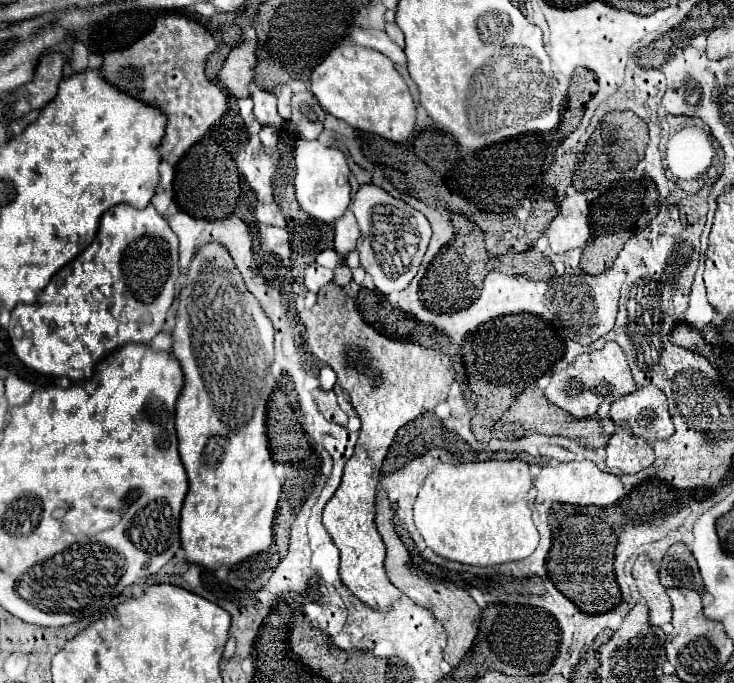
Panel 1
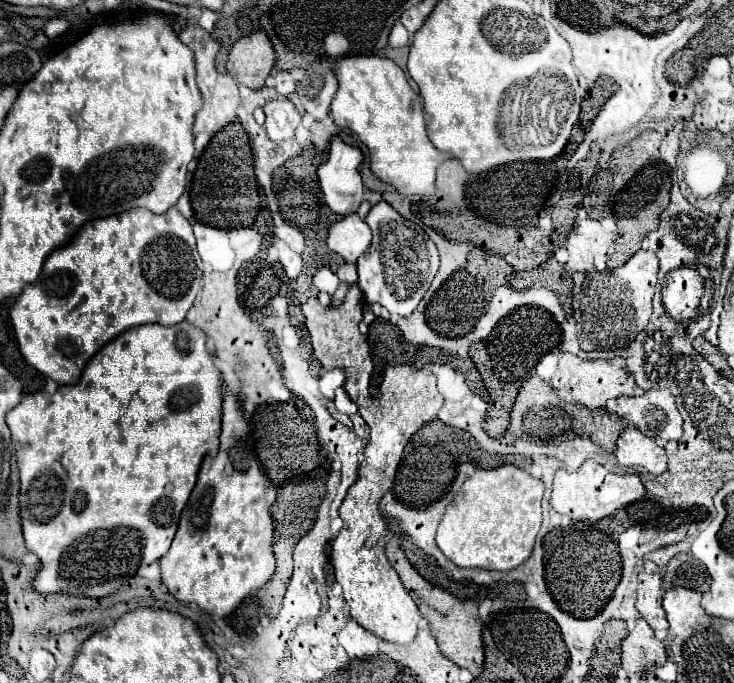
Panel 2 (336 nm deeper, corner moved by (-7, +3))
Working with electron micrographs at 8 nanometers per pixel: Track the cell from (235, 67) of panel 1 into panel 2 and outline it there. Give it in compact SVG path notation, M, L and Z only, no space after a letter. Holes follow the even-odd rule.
M261 30L251 36L239 38L229 50L229 58L225 66L227 72L239 84L259 90L265 86L267 76L273 72L273 64L275 64L275 52L271 48L267 34ZM245 66L249 68L245 70Z

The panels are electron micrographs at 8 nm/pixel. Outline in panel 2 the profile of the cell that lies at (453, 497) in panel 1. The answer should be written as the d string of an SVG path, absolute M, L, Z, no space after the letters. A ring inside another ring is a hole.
M517 466L477 470L463 482L453 502L445 508L435 536L439 550L461 568L517 568L533 550L533 542L541 526L543 490L545 486L541 480Z

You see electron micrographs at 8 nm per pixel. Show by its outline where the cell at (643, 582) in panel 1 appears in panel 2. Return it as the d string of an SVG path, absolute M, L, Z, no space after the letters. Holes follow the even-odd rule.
M643 564L637 576L637 610L647 620L653 630L667 630L669 622L663 610L663 588L661 588L661 574L655 564Z

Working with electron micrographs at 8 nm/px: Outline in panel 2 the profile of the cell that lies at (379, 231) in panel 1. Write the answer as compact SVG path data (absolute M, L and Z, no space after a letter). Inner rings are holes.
M385 200L377 202L369 210L365 222L373 230L373 240L367 252L357 260L357 270L359 270L357 286L361 288L367 302L379 302L387 306L391 314L407 317L417 308L431 280L437 274L439 252L421 226L403 218Z

